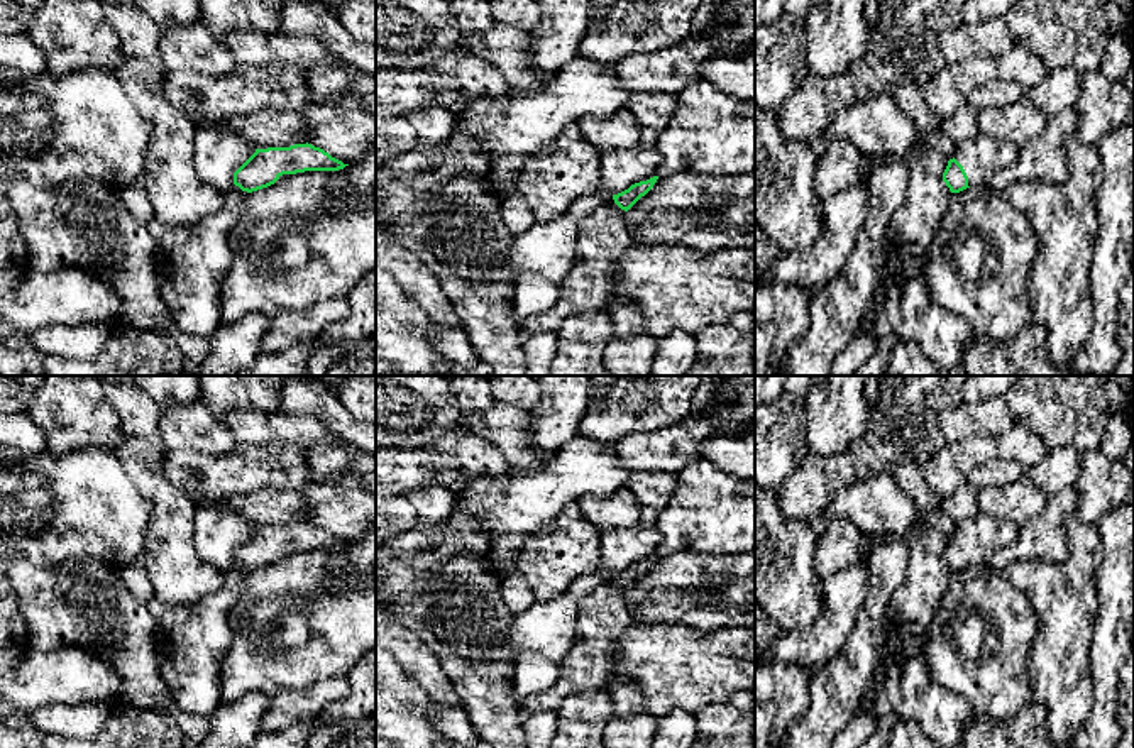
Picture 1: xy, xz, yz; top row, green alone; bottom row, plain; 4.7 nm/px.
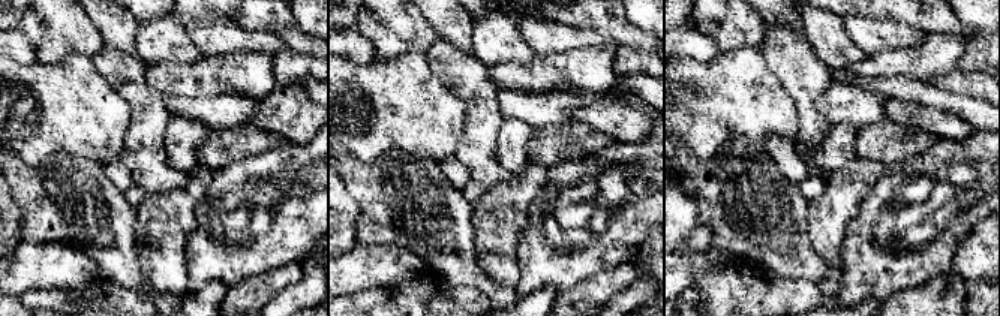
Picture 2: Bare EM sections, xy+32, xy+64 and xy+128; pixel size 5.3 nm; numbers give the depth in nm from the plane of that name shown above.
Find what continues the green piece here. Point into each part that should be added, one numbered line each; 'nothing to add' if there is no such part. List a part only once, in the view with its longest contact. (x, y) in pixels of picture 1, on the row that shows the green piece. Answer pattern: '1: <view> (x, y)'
1: yz (980, 156)

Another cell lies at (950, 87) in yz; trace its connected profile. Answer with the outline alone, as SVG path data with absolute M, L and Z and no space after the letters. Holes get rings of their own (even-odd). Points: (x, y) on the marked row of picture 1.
M992 56L970 58L944 64L926 85L928 108L938 120L953 115L968 103L970 91L997 78L997 59Z

